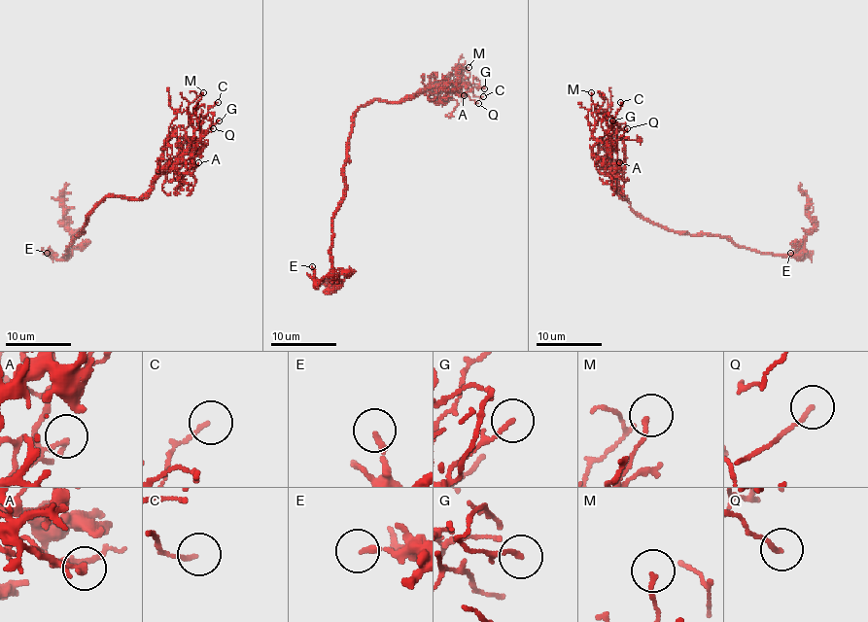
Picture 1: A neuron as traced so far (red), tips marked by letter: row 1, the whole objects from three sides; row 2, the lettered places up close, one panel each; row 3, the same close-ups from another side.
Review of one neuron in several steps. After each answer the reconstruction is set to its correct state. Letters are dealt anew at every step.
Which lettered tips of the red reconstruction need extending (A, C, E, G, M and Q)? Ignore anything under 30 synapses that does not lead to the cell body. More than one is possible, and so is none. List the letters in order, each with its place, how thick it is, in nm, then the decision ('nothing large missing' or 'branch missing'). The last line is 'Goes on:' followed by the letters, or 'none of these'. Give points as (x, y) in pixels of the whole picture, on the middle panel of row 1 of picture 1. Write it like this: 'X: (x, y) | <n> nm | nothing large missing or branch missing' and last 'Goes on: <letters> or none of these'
A: (464, 95) | 100 nm | nothing large missing
C: (483, 96) | 120 nm | nothing large missing
E: (312, 266) | 180 nm | nothing large missing
G: (484, 88) | 140 nm | nothing large missing
M: (468, 67) | 140 nm | nothing large missing
Q: (478, 103) | 150 nm | nothing large missing
Goes on: none of these

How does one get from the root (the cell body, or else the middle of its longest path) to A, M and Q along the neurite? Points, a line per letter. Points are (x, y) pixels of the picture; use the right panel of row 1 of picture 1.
A: (656, 224), (641, 218), (619, 190), (619, 172), (612, 164), (617, 166), (619, 162)
M: (656, 224), (641, 218), (619, 190), (619, 179), (607, 164), (607, 150), (589, 128), (591, 92)
Q: (656, 224), (641, 218), (630, 208), (630, 203), (619, 190), (617, 176), (607, 164), (609, 145), (627, 128)

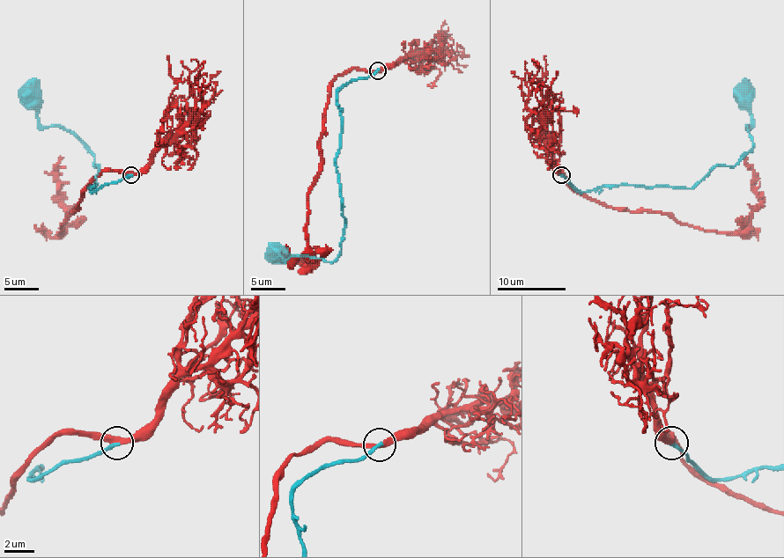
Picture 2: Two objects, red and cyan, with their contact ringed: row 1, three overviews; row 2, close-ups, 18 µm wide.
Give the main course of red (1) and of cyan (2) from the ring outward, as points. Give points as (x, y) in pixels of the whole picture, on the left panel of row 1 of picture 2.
1: (130, 174), (101, 171), (62, 223), (62, 231), (67, 210), (60, 204), (58, 165), (63, 157)
2: (130, 174), (91, 192), (98, 166), (94, 156), (62, 128), (39, 123), (38, 88), (29, 80)

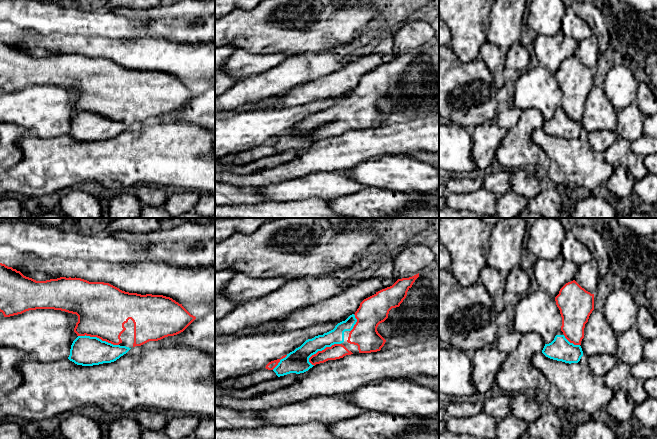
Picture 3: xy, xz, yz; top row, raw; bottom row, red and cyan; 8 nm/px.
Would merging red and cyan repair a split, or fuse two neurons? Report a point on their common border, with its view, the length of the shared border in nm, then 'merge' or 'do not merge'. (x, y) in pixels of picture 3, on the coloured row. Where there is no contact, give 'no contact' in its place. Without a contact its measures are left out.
meets red in xy at (98, 337); contact 340 nm long; merge

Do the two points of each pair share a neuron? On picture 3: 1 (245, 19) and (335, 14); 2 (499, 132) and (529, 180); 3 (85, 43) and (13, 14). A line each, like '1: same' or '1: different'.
1: same
2: different
3: different

